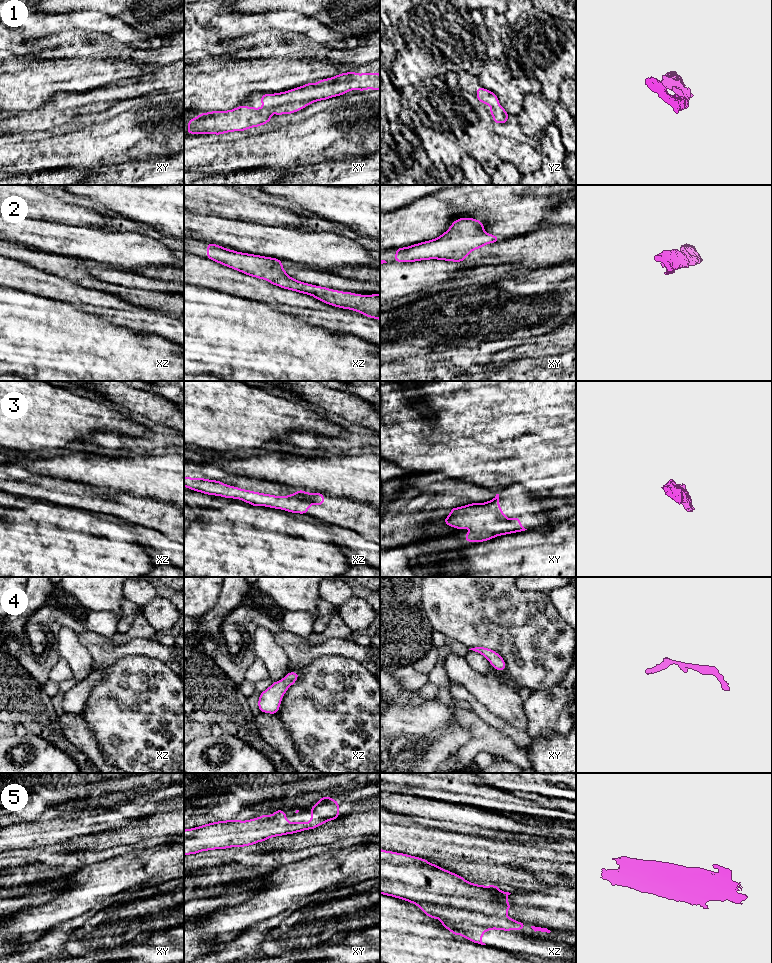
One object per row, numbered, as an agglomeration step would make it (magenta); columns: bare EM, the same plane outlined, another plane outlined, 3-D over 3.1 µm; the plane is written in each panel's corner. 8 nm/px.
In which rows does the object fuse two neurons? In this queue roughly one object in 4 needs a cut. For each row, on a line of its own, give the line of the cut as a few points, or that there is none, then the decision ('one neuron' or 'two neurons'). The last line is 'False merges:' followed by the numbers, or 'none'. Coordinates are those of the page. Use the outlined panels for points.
1: no cut | one neuron
2: no cut | one neuron
3: no cut | one neuron
4: no cut | one neuron
5: no cut | one neuron
False merges: none

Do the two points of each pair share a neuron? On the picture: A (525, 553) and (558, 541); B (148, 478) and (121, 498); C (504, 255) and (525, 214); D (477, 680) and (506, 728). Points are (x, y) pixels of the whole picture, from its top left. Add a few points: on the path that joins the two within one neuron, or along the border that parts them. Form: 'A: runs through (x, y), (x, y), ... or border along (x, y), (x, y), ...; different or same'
A: runs through (533, 547), (538, 542), (550, 542); same
B: border along (104, 489), (150, 498); different
C: border along (526, 232), (517, 236); different
D: border along (480, 702), (491, 712), (519, 729); different

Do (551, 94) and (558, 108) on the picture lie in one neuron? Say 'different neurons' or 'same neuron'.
different neurons

